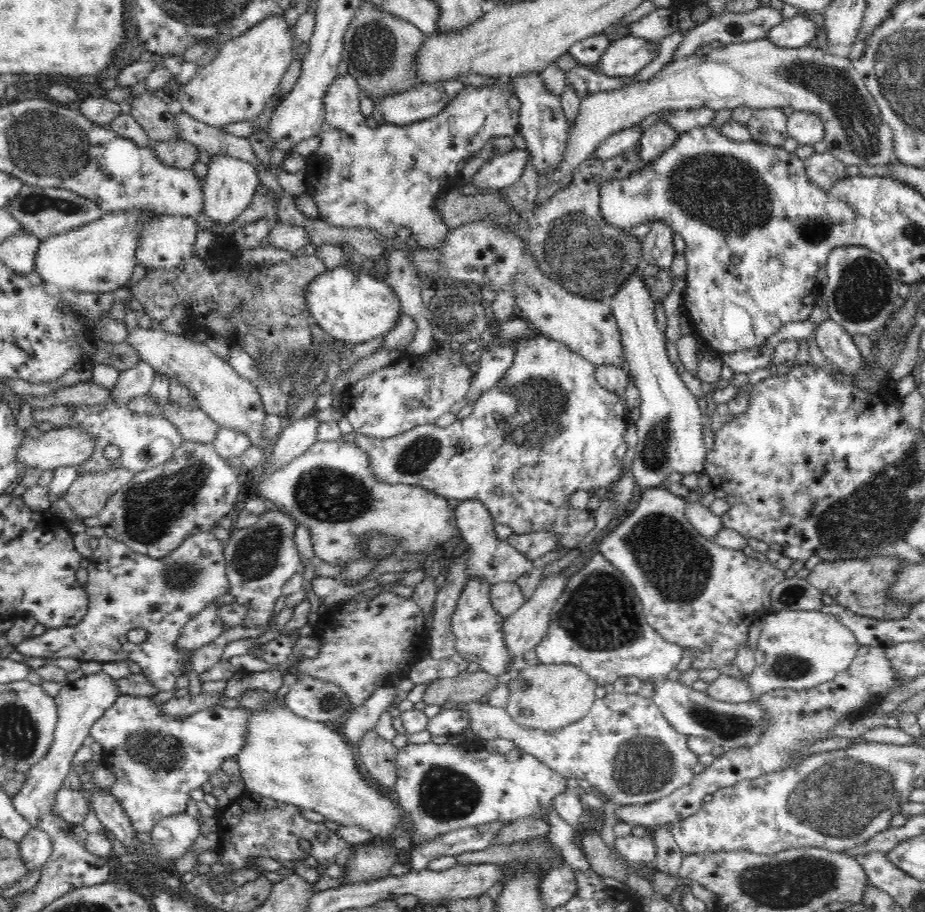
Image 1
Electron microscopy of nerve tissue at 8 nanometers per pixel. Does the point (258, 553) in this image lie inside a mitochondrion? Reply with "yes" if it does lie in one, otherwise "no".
yes

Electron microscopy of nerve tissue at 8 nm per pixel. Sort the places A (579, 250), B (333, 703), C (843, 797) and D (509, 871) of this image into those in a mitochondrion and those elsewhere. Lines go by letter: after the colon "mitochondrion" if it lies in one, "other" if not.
A: mitochondrion
B: mitochondrion
C: mitochondrion
D: other

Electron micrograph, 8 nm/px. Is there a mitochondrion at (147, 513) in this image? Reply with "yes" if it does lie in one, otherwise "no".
yes

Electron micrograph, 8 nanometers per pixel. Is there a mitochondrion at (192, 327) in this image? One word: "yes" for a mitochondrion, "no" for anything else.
no

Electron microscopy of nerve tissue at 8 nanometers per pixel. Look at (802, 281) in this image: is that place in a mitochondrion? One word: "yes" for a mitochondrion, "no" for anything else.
no

